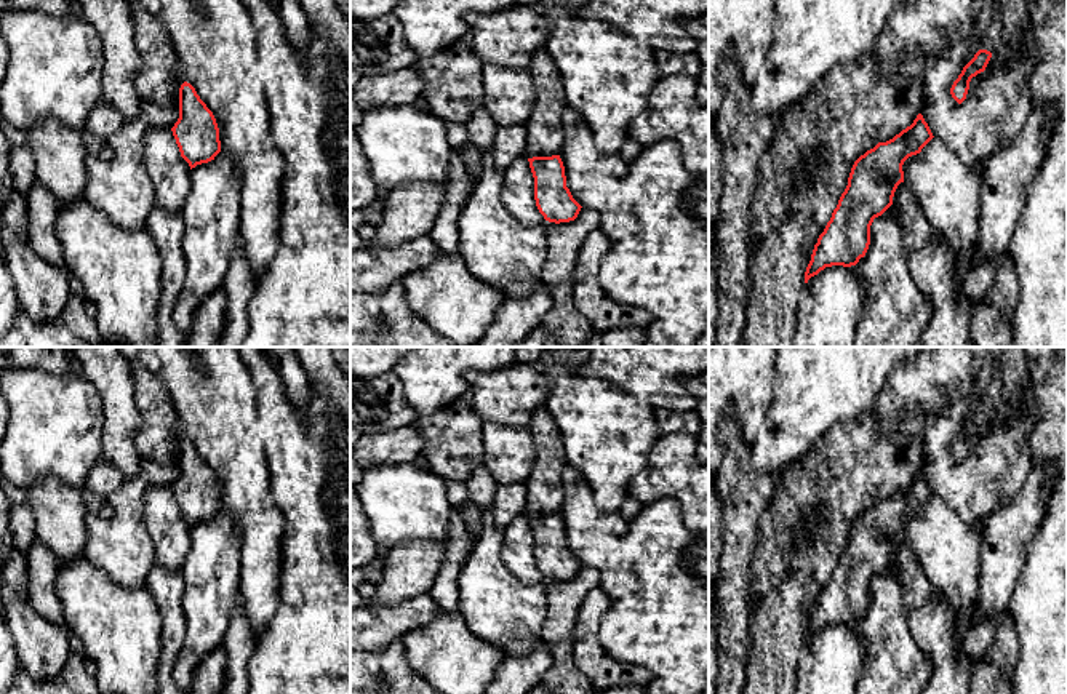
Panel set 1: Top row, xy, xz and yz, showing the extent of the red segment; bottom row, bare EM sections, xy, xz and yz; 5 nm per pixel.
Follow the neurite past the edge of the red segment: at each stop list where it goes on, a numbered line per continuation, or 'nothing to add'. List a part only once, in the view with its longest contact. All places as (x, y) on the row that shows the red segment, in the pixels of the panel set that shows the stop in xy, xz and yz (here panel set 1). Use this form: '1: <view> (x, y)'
1: yz (992, 35)

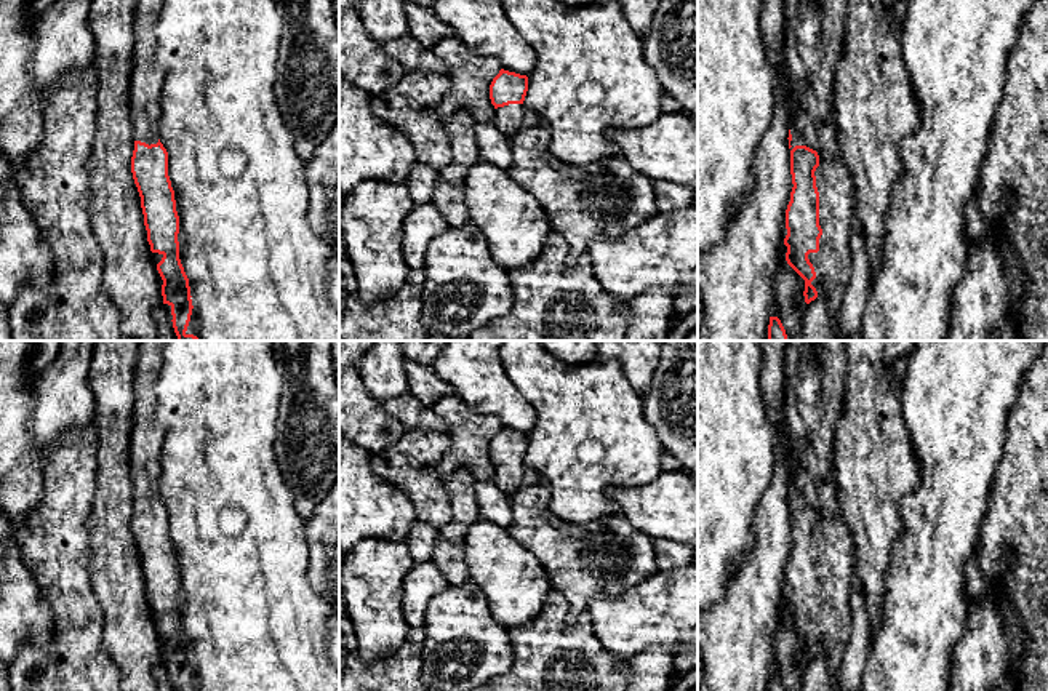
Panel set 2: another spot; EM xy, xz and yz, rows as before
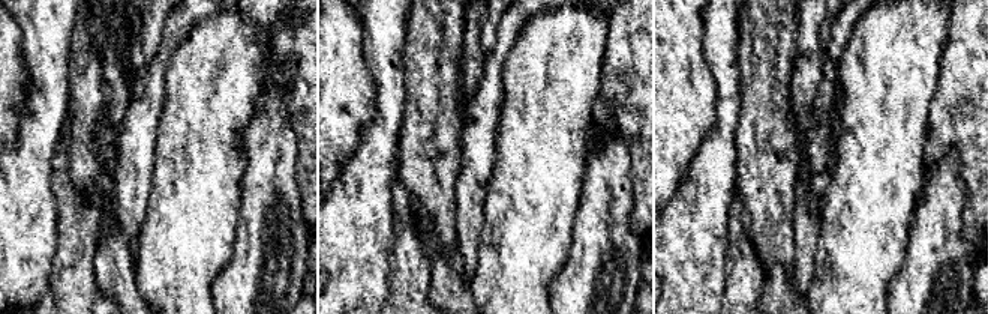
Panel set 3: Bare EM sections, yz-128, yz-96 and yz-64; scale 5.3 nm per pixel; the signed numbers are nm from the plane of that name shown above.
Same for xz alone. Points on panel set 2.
1: xz (511, 119)

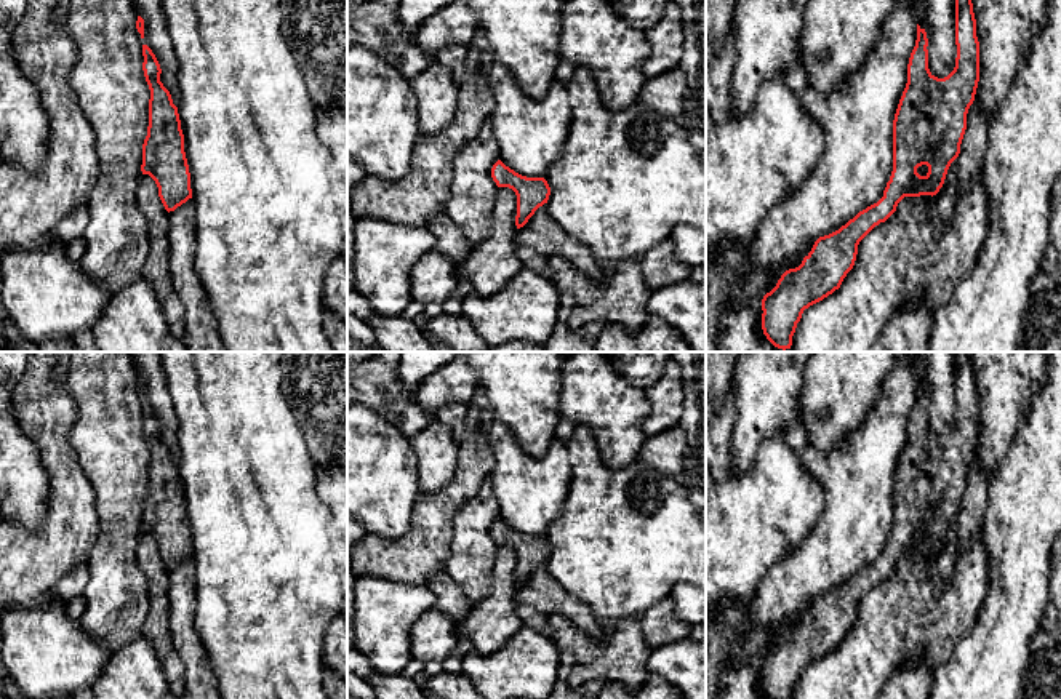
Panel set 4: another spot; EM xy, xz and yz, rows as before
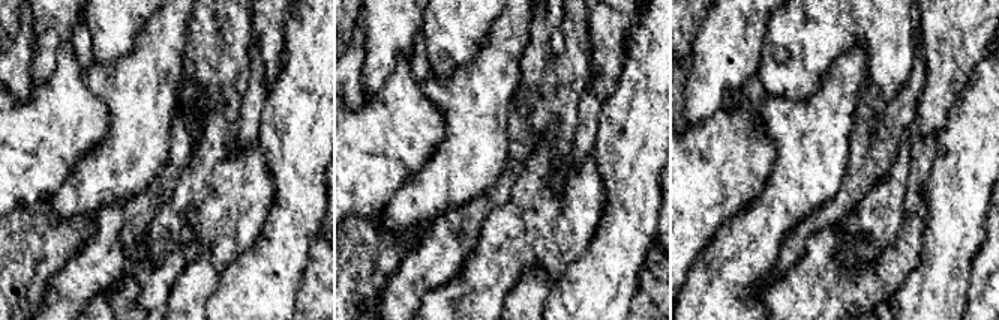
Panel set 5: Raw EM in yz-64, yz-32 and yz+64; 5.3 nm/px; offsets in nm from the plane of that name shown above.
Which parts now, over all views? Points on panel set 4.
nothing to add

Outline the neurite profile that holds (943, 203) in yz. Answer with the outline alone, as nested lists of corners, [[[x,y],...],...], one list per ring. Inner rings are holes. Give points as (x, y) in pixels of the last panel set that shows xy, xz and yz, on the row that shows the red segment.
[[[954,160],[947,170],[943,187],[931,200],[931,221],[938,234],[943,234],[952,224],[955,197],[959,190],[959,168]]]

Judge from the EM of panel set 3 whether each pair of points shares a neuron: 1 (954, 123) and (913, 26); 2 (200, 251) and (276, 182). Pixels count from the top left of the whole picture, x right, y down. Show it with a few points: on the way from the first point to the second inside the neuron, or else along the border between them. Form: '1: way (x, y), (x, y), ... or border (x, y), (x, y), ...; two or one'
1: border (943, 51), (939, 86), (930, 107), (928, 120); two
2: border (242, 182), (242, 202), (231, 251); two

